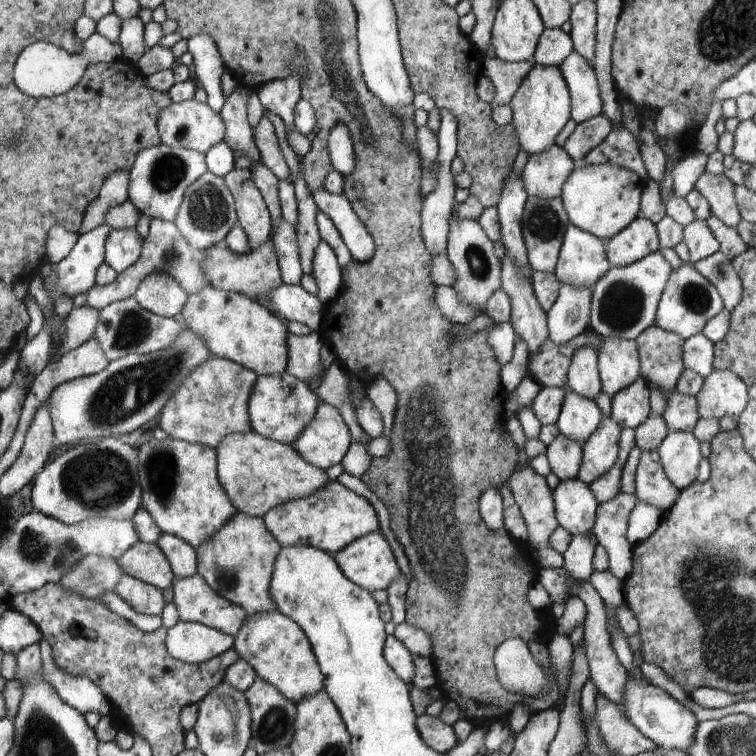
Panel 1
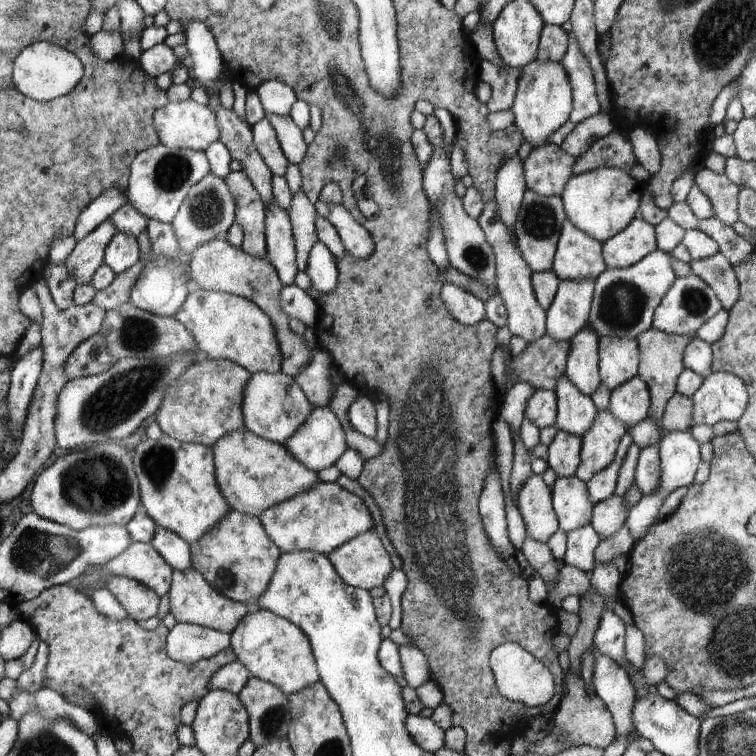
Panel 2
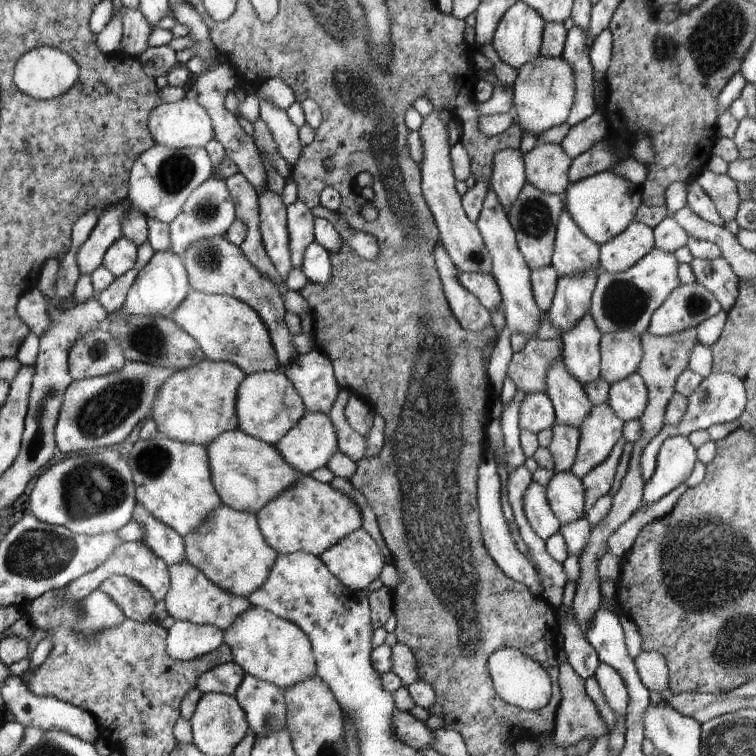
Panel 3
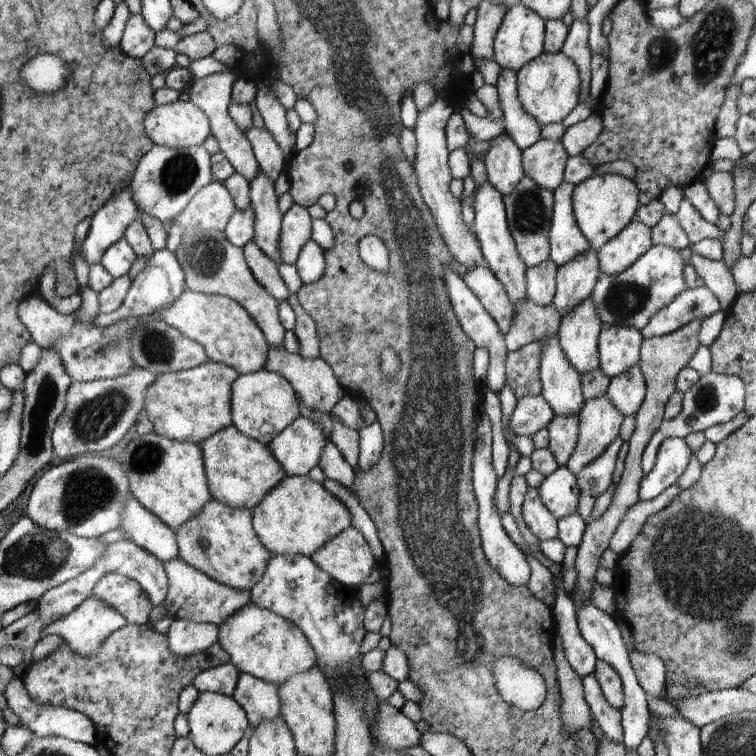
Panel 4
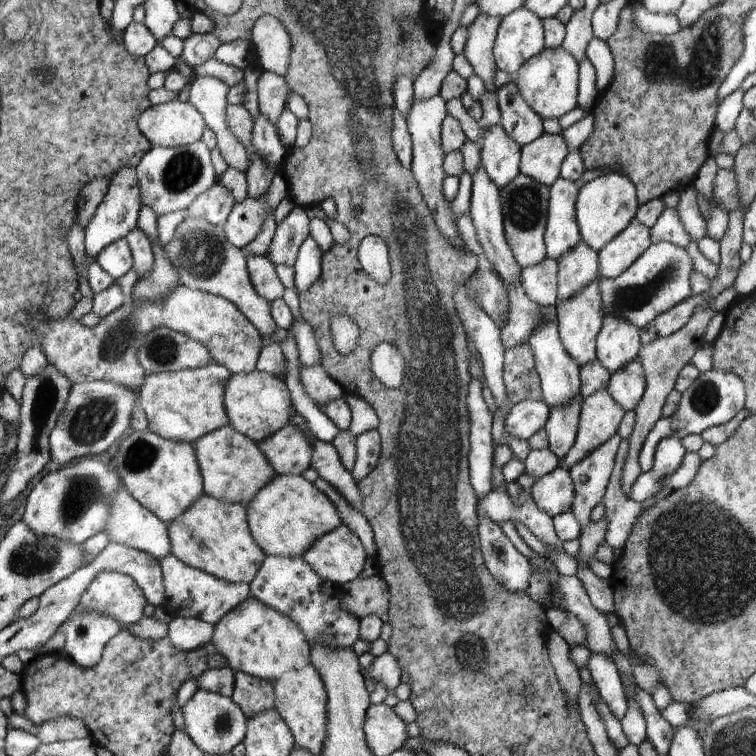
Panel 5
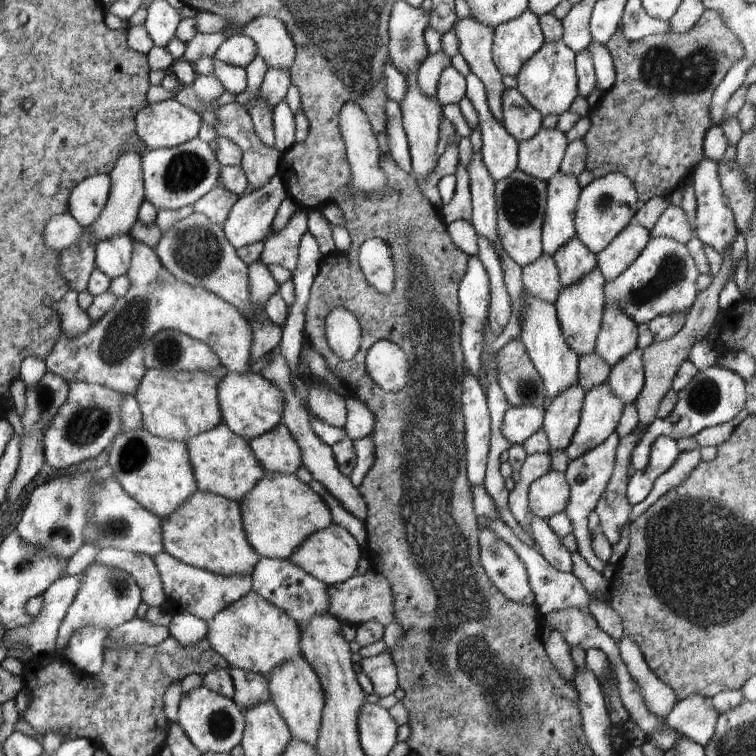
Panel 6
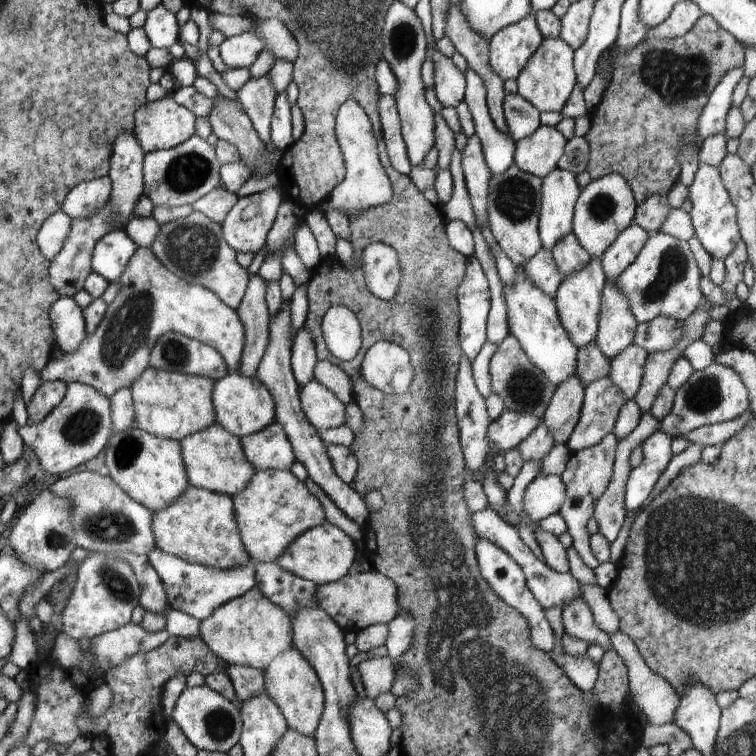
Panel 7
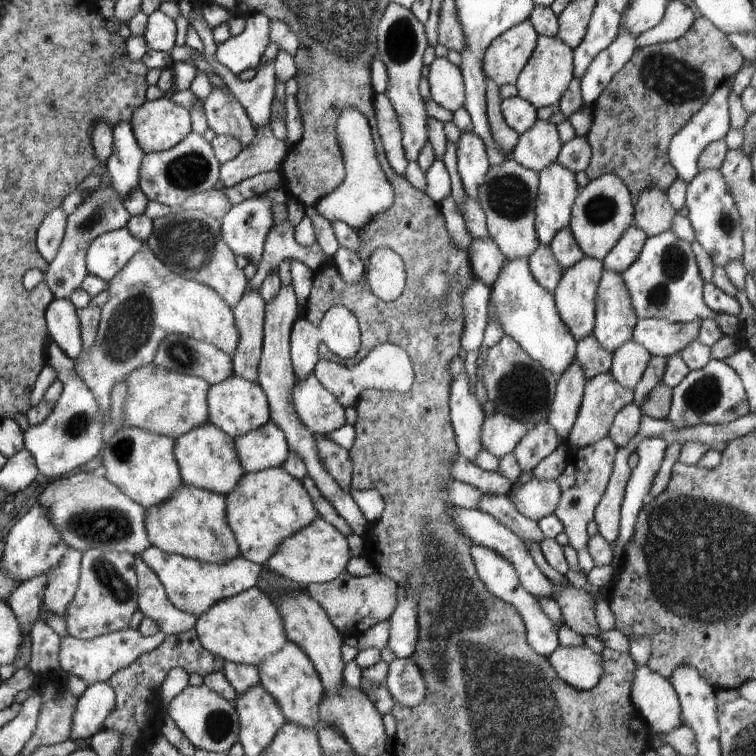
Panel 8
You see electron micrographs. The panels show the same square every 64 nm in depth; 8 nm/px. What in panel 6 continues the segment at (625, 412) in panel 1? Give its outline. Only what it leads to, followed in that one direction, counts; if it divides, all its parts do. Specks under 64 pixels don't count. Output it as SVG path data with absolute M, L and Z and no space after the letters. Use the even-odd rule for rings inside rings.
M636 347L622 360L611 366L607 380L608 386L625 405L635 403L645 385L642 355L643 350Z

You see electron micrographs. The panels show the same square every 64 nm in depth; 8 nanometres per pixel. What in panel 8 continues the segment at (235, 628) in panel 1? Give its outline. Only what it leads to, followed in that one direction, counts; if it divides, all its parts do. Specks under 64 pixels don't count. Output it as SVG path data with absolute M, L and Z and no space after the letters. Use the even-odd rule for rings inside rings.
M152 545L141 552L139 557L152 569L152 572L156 573L165 588L168 600L175 607L193 614L196 618L204 614L213 604L257 586L258 577L264 569L241 556L212 565L176 553L170 554Z

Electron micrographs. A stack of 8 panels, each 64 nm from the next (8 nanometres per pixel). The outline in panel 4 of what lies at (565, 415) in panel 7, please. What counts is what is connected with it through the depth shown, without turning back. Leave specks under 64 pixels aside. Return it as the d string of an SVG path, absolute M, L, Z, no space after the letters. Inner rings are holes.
M554 415L547 426L549 432L549 449L557 464L566 466L577 445L579 435L579 418L576 415Z

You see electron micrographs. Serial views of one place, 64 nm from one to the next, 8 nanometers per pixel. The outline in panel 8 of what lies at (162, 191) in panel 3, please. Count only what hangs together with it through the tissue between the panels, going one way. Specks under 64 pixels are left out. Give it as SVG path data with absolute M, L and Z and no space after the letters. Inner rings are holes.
M192 130L184 140L168 150L145 153L140 165L138 187L148 200L178 208L193 194L219 187L220 165L211 144L199 132Z

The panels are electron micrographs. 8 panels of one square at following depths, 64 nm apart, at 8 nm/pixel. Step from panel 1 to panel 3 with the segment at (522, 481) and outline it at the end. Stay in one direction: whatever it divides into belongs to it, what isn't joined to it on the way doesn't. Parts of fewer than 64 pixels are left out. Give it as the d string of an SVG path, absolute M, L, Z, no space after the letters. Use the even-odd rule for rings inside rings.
M531 480L530 486L522 498L523 511L530 528L543 541L554 536L561 529L546 497L546 488Z

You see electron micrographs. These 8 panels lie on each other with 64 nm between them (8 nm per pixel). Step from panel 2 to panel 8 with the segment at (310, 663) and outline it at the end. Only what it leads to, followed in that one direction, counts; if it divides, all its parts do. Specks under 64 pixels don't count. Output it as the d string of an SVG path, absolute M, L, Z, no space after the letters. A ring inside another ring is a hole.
M257 586L213 604L196 619L194 629L200 644L208 652L220 656L225 661L255 667L280 650L288 641L277 608L271 598Z

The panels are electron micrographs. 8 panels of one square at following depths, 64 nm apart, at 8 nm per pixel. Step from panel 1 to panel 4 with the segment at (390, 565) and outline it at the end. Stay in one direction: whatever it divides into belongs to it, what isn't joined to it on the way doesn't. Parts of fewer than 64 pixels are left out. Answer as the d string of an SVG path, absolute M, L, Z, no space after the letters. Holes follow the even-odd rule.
M350 525L309 556L338 583L357 588L376 566L369 542Z

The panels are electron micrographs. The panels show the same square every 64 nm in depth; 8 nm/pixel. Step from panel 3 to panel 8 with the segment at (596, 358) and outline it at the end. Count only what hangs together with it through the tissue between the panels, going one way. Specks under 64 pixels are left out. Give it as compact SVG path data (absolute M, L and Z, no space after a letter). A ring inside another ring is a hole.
M589 256L582 257L576 264L563 271L553 292L558 314L576 340L593 334L596 291L603 270L604 263L602 261Z

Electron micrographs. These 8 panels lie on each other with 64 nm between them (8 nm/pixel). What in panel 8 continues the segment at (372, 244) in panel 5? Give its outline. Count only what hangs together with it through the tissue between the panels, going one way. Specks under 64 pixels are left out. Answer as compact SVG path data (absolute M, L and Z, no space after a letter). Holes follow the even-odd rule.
M376 249L365 266L371 291L383 301L396 300L405 283L405 266L401 256L392 249Z

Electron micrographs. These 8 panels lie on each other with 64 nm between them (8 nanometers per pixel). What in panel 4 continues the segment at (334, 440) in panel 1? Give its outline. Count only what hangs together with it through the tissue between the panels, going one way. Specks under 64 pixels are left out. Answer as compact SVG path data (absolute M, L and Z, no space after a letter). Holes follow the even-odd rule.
M300 415L266 446L276 459L276 462L281 464L286 474L294 476L307 475L318 464L321 452L324 450L324 445L329 442L329 438L327 439L322 434L320 428Z

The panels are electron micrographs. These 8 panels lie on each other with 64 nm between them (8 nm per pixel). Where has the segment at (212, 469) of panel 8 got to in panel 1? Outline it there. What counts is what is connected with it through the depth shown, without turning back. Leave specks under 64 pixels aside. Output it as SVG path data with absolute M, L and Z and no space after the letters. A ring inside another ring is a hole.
M253 431L226 436L215 452L220 485L237 513L250 517L263 518L272 508L312 496L316 490L326 488L330 482L334 482L326 476L326 470L320 470L306 462L296 452L296 448L269 440Z

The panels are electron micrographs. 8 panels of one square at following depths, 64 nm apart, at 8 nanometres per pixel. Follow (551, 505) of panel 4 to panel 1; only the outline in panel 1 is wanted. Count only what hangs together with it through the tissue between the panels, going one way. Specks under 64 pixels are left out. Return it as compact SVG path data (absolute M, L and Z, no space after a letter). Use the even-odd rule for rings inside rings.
M576 480L560 481L553 490L555 516L559 526L570 534L588 534L596 522L598 500L590 486Z

